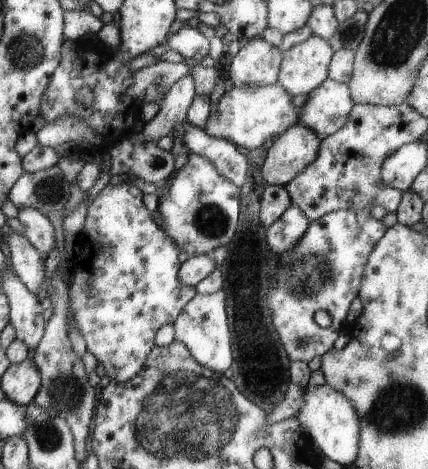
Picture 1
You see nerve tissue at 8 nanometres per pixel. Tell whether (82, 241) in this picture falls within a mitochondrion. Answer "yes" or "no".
no

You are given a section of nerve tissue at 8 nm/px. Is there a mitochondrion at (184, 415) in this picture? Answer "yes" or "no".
yes

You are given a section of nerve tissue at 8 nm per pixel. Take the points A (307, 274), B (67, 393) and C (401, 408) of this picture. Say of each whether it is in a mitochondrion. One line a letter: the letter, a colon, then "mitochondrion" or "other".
A: mitochondrion
B: mitochondrion
C: mitochondrion

